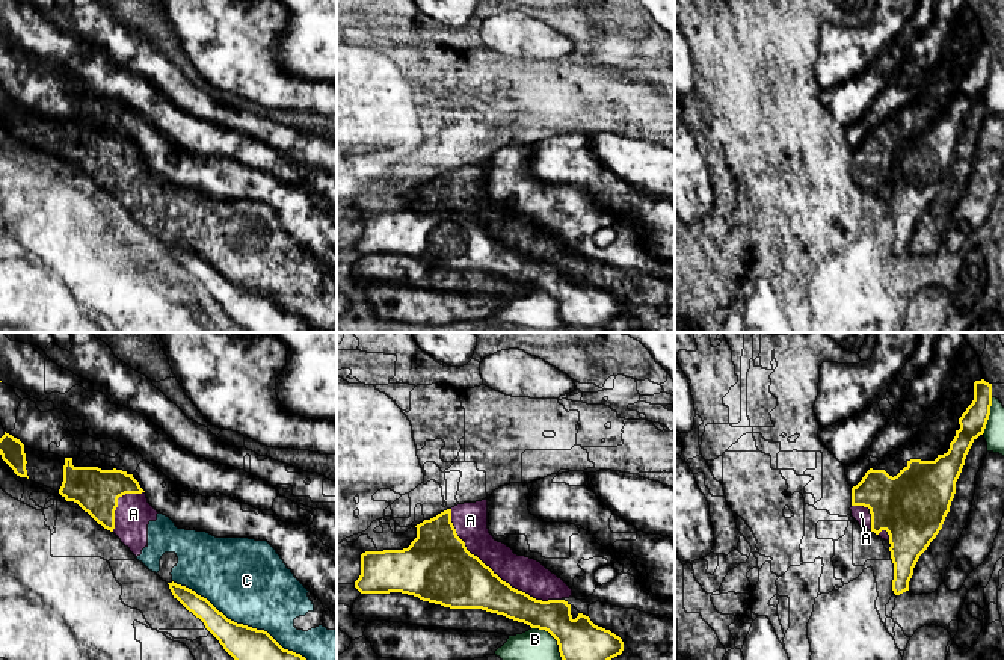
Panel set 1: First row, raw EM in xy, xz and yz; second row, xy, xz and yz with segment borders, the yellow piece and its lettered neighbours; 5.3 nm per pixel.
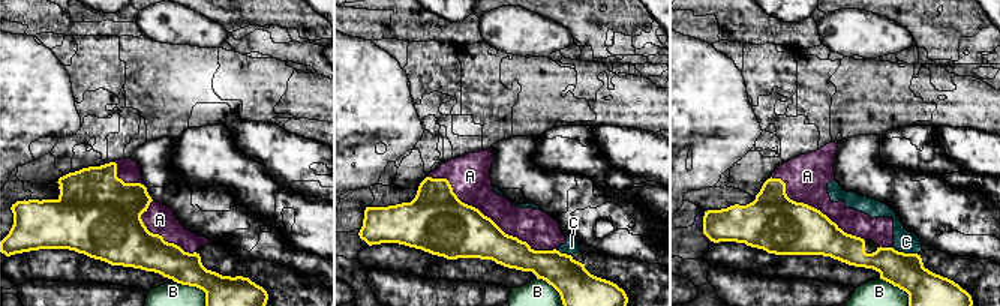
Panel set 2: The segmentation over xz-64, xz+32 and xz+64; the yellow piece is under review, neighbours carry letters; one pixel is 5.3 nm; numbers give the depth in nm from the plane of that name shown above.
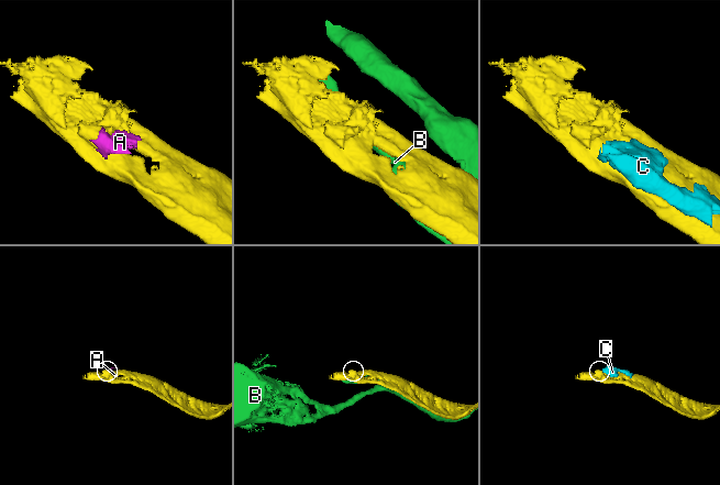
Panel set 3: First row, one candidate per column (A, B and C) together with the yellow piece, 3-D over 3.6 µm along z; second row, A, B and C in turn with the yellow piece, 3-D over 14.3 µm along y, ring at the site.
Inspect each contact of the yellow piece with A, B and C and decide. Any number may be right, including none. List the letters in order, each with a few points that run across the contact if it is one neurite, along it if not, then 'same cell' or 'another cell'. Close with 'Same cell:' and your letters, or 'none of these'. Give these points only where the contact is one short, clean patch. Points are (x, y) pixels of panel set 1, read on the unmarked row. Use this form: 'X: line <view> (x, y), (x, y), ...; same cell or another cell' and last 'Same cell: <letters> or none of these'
A: another cell
B: another cell
C: another cell
Same cell: none of these

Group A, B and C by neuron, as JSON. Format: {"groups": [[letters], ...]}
{"groups": [["A", "C"], ["B"]]}

